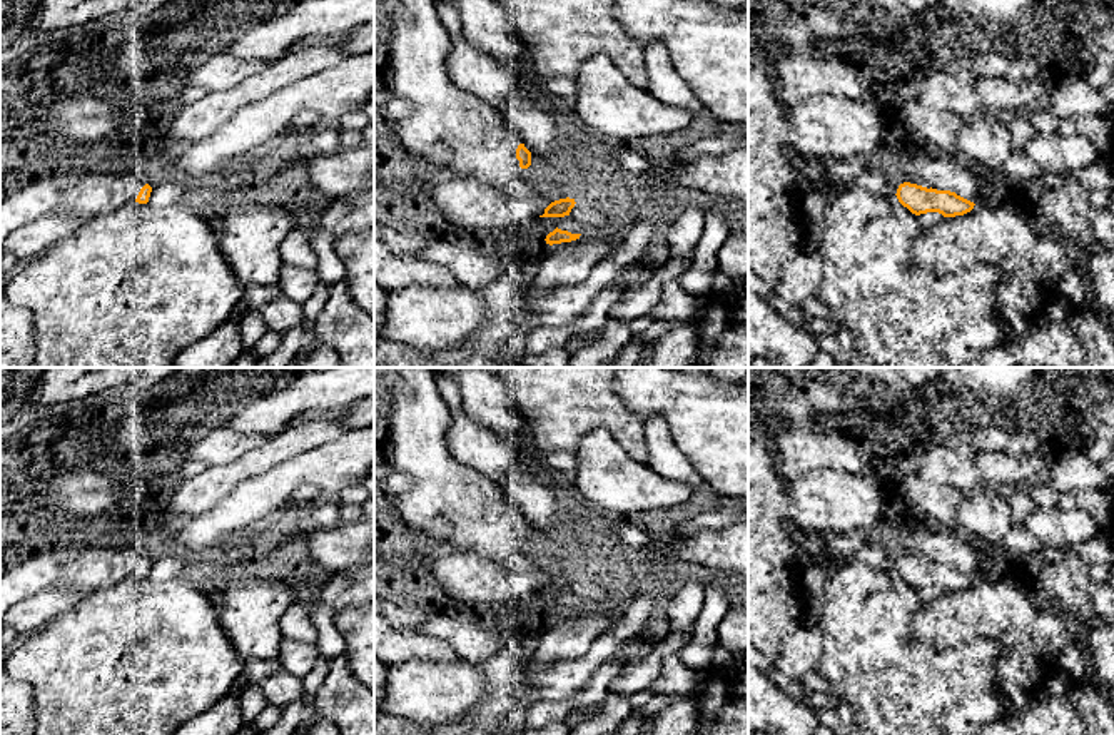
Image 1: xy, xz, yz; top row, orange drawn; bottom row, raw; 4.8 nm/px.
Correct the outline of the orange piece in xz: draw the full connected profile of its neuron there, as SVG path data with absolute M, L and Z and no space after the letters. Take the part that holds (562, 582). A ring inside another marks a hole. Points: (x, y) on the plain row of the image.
M570 571L554 575L544 583L544 588L539 590L539 591L565 591L565 590L570 590L575 578L576 578L575 573L570 573Z

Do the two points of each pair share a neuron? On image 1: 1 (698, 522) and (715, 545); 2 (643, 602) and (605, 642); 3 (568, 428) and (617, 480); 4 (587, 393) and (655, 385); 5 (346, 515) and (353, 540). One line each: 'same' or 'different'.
1: different
2: same
3: different
4: different
5: different

